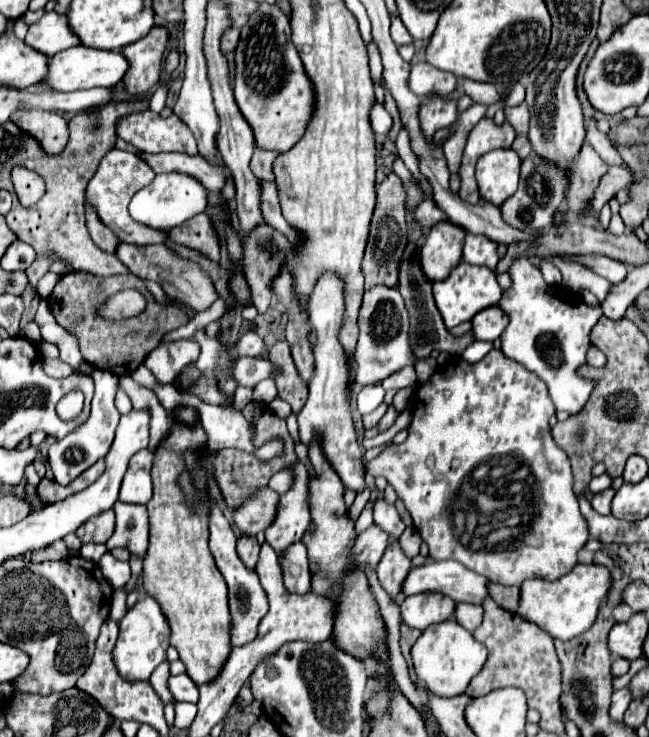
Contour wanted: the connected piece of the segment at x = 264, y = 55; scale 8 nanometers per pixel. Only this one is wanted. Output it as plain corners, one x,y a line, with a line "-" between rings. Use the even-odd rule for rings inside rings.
259,4
259,10
241,30
235,62
235,100
255,134
255,146
275,152
293,148
313,114
315,92
293,48
289,18
277,6

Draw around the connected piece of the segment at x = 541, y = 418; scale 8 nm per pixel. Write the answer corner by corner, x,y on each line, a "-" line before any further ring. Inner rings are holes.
491,350
483,360
475,362
475,364
469,364
462,358
453,358
445,367
435,372
435,376
429,382
420,383
417,390
427,390
427,398
419,400
415,404
415,414
413,414
413,420
407,428
407,440
403,444
397,444
397,446
387,446
377,458
365,462
365,472
371,474
373,478
385,476
387,482
395,488
397,496
405,502
407,512
411,514
415,528
419,530
421,538
427,542
429,556
433,560
443,560
443,558
457,560
457,562
465,564
469,570
485,576
491,582
499,582
503,586
513,586
513,584
519,586
527,578
557,580
563,574
567,574
573,568
573,564
577,564
577,552
589,540
589,530
587,530
585,518
579,512
577,496
571,488
573,486
573,474
571,474
569,458
551,438
549,418
555,414
555,406
553,406
553,402
549,402
545,382
541,382
533,372
525,370
521,364
509,360
501,350
-
455,498
461,500
463,506
467,506
463,510
463,514
465,514
465,524
463,526
457,526
457,510
451,512
451,502
-
467,512
475,512
475,516
471,518
471,516
467,516

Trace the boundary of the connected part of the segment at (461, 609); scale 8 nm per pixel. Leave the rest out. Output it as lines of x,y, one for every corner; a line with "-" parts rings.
459,602
455,606
455,612
453,612
453,618
469,632
473,632
481,620
483,620
483,608
481,606
473,606
473,604
465,604
465,602

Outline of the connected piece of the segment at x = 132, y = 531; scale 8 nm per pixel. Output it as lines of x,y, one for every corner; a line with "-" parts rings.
117,502
113,506
117,516
117,526
113,536
107,540
107,548
127,548
133,556
145,558
145,550
149,546
149,518
147,508
141,504
123,504

